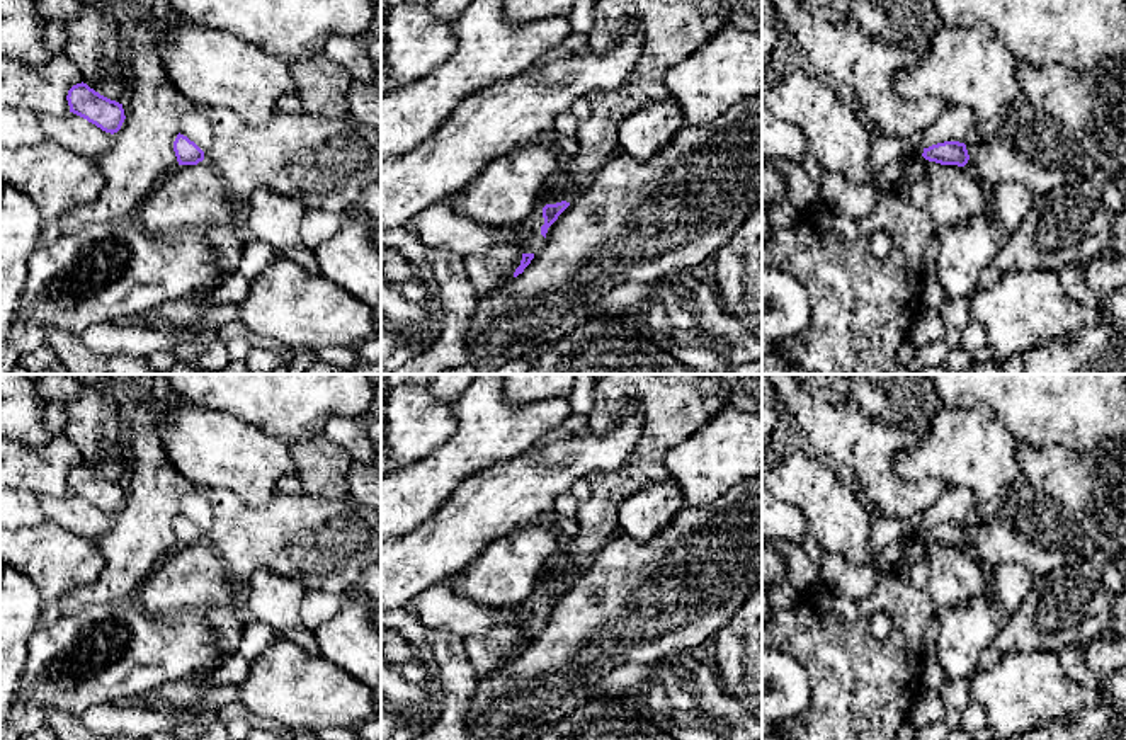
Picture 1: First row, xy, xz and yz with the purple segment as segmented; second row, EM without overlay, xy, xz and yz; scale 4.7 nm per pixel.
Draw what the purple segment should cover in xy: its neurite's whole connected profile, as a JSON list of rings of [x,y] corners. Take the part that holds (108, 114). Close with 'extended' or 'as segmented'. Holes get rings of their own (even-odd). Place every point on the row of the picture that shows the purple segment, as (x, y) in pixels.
[[[83,82],[68,90],[66,100],[70,112],[111,134],[117,133],[126,119],[122,104],[100,95]]]; as segmented

